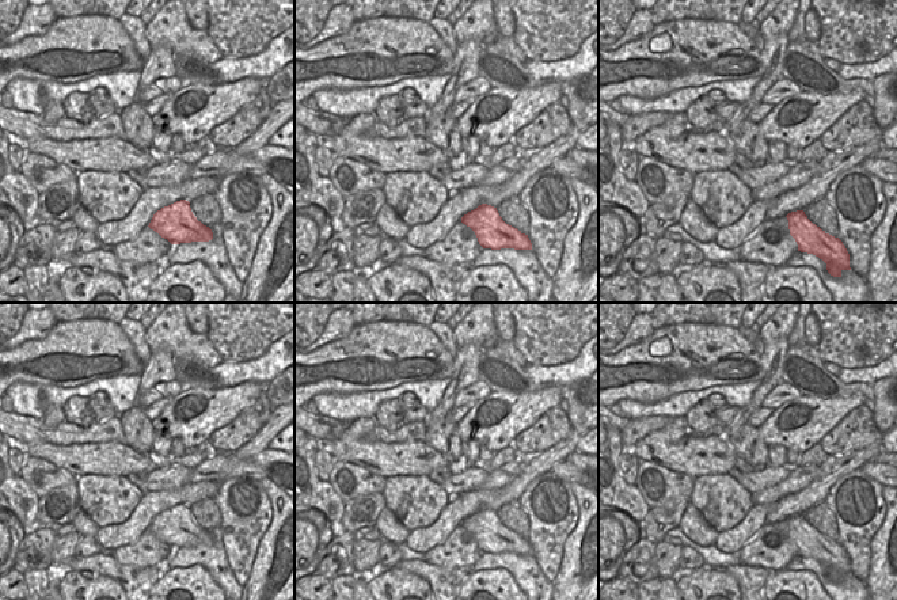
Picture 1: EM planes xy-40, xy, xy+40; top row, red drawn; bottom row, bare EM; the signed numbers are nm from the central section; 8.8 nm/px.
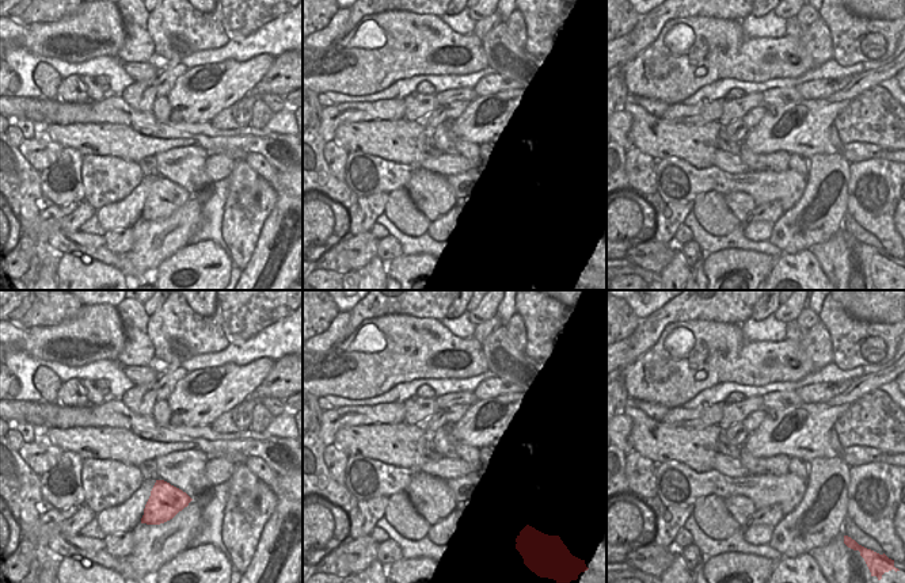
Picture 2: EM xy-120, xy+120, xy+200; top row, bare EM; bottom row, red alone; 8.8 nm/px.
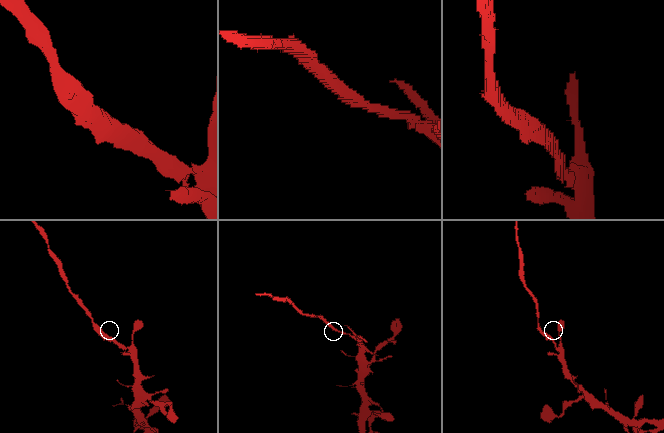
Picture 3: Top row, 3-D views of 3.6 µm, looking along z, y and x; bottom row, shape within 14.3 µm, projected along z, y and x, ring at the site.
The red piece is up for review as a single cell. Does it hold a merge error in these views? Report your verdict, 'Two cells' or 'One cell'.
Two cells.

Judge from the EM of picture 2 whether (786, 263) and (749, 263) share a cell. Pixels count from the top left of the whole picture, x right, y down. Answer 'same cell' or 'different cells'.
different cells

